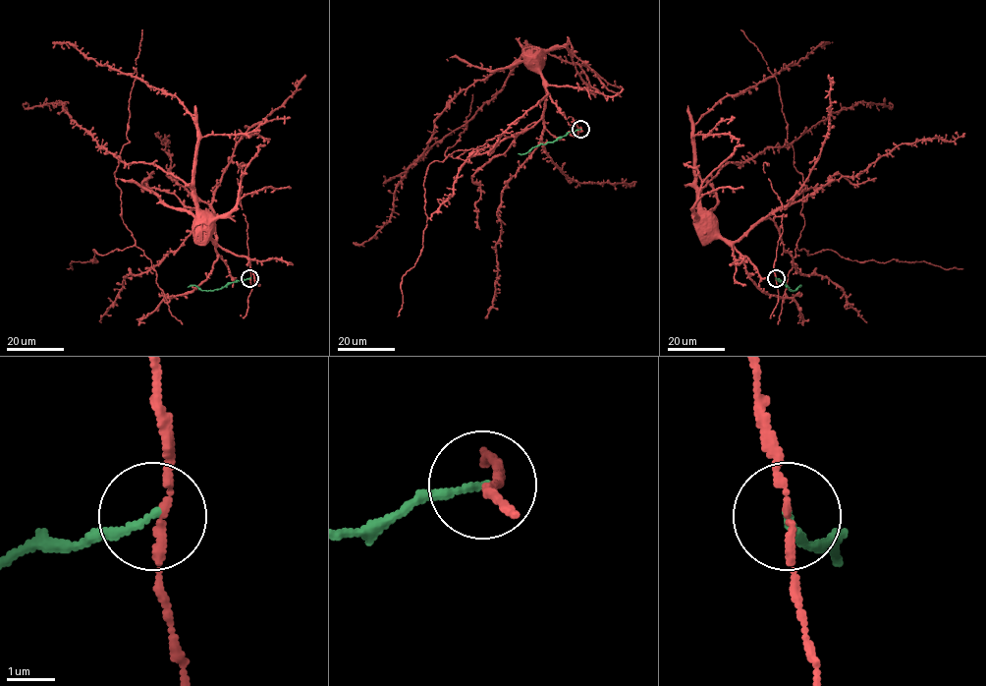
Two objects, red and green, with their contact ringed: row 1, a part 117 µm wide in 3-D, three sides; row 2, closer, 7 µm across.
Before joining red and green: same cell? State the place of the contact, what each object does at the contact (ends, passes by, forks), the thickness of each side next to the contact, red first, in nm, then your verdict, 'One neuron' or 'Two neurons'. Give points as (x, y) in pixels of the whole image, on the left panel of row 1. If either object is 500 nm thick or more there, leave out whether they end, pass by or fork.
Place: (249, 278). At the ring red passes by. At the ring green ends. Thickness 140 nm (red) against 150 nm. Two neurons

